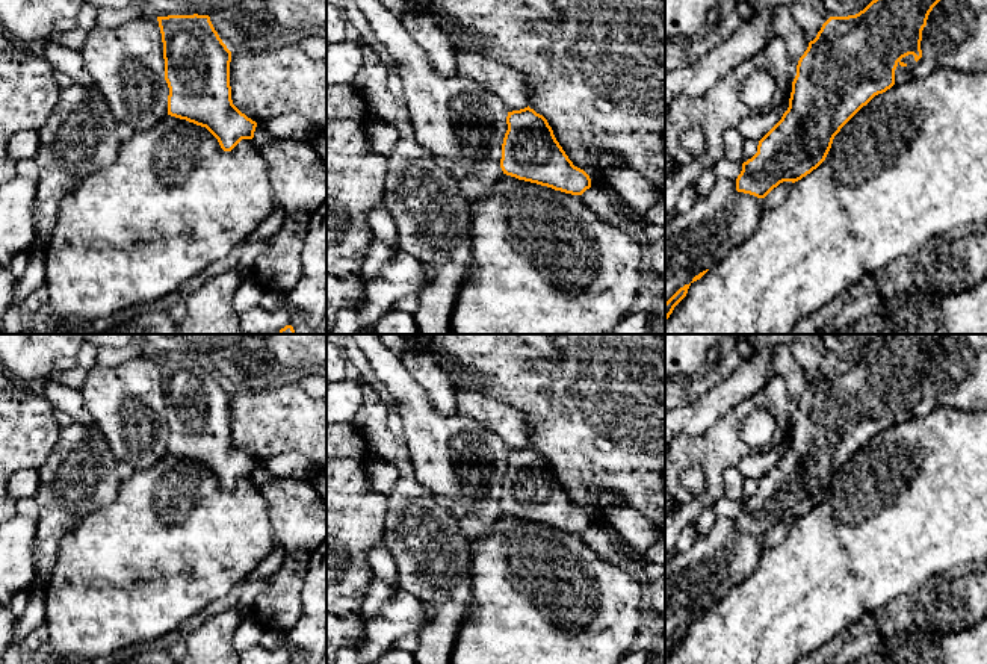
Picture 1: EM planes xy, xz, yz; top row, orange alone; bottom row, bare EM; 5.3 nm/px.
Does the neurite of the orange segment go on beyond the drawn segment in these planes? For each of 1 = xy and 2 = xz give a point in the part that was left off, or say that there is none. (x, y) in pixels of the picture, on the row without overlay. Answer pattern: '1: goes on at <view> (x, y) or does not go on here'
1: does not go on here
2: does not go on here

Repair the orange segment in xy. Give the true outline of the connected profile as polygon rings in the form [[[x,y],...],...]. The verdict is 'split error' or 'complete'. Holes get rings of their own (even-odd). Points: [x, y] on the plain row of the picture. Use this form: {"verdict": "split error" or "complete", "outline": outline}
{"verdict": "complete", "outline": [[[209,354],[157,355],[165,398],[165,419],[169,427],[168,454],[206,466],[224,490],[242,478],[252,478],[257,461],[242,452],[231,439],[231,390],[219,377]]]}

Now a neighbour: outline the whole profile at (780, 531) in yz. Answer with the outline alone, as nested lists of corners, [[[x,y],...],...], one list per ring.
[[[783,520],[780,522],[777,526],[774,526],[766,535],[765,535],[765,541],[763,541],[763,551],[772,549],[774,546],[777,546],[789,532],[791,526],[792,526],[792,520]]]

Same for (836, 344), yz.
[[[819,334],[830,355],[848,355],[863,349],[881,334]]]

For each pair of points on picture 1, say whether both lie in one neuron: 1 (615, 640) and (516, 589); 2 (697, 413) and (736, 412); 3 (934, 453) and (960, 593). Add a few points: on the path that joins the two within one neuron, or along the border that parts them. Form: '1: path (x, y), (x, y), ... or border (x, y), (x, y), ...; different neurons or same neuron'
1: path (591, 617), (555, 617), (540, 602); same neuron
2: border (756, 392), (730, 407), (699, 434); different neurons
3: border (943, 574), (931, 577), (913, 595); different neurons

